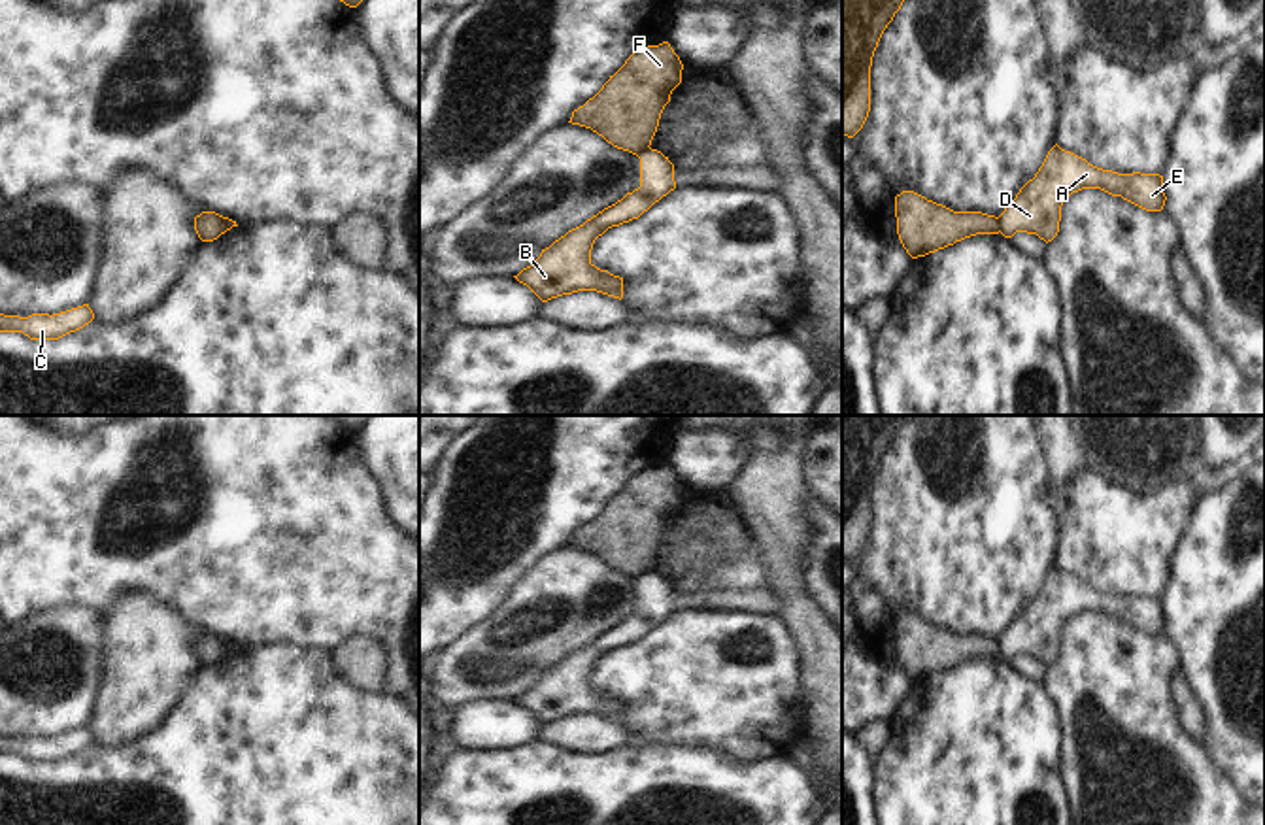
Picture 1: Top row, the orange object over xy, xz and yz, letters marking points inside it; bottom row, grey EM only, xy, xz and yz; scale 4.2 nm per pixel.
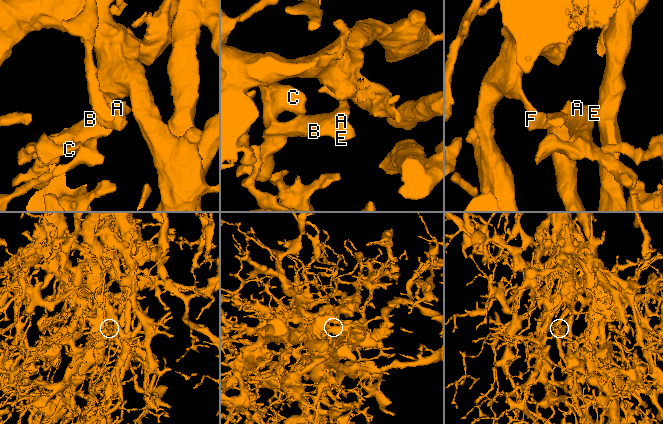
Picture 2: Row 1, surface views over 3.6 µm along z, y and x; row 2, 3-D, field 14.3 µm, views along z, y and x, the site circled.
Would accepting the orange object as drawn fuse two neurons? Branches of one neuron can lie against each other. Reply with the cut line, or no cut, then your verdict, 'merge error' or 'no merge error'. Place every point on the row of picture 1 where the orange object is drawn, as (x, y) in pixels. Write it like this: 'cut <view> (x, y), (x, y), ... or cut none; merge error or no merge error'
cut yz (997, 218), (1001, 231); merge error

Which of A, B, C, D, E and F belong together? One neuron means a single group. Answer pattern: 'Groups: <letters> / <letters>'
Groups: A B C D E / F

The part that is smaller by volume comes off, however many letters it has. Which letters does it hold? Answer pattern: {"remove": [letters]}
{"remove": ["A", "B", "C", "D", "E"]}

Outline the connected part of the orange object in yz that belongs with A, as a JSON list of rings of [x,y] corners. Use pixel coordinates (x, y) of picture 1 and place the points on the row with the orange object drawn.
[[[1055,143],[1035,177],[999,215],[1001,234],[1012,238],[1016,232],[1027,232],[1052,242],[1059,232],[1063,202],[1082,189],[1101,189],[1146,211],[1161,211],[1167,200],[1163,176],[1103,170]]]

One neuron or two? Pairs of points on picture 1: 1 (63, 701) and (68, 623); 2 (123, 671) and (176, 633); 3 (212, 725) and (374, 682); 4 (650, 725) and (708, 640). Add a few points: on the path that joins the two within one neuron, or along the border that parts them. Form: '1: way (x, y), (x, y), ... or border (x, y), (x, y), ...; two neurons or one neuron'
1: way (63, 682), (68, 642); one neuron
2: way (136, 671), (163, 644); one neuron
3: border (329, 652), (348, 682), (384, 691); two neurons
4: way (659, 705), (703, 661); one neuron

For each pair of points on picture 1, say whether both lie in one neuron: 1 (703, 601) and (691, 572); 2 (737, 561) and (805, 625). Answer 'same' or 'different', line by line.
1: different
2: different

